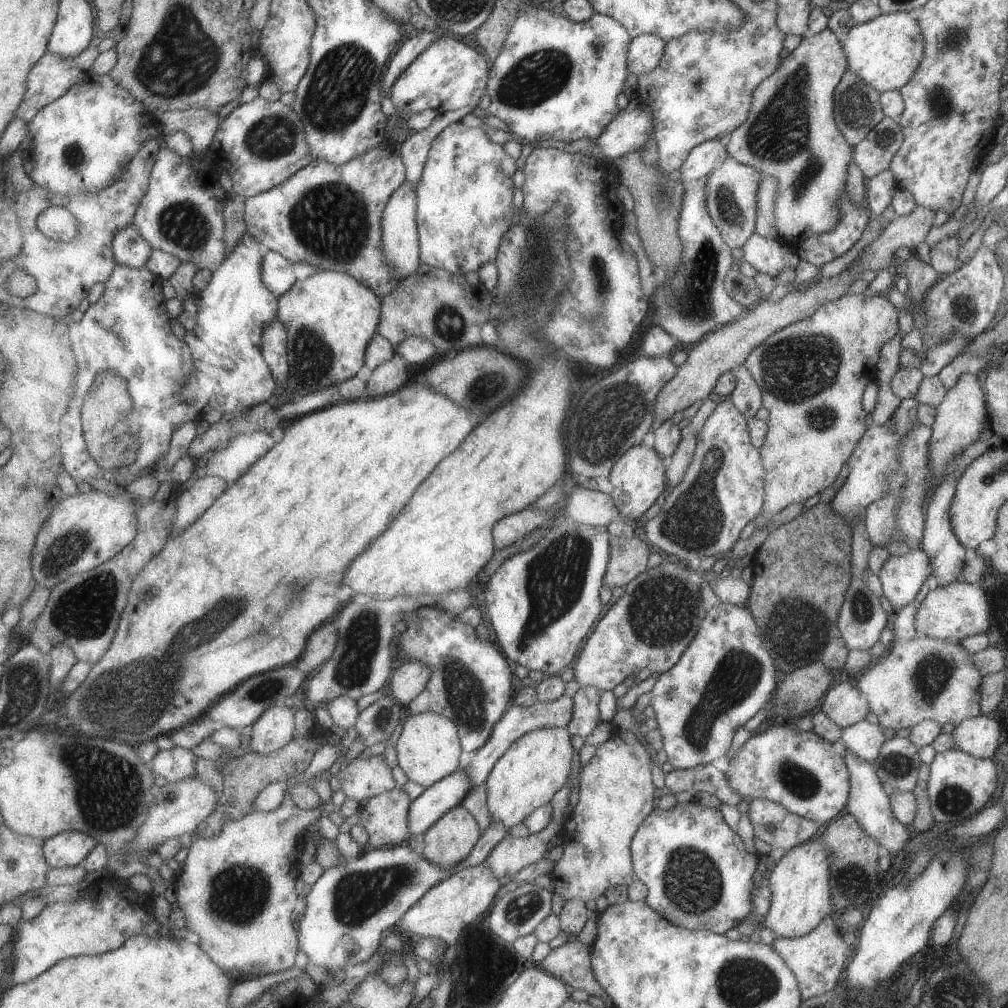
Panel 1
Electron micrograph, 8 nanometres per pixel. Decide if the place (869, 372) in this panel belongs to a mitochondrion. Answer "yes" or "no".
no

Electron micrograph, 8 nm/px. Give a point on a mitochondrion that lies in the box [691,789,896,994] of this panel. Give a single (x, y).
(848, 880)

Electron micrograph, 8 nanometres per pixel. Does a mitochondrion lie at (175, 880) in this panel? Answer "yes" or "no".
no

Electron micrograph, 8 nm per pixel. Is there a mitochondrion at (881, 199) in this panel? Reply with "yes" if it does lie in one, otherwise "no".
no

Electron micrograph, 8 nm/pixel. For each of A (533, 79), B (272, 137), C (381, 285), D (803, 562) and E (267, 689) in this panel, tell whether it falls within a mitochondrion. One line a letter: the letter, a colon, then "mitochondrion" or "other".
A: mitochondrion
B: mitochondrion
C: other
D: other
E: mitochondrion

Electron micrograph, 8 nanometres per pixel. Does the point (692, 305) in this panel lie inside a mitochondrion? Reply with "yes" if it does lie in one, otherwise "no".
yes

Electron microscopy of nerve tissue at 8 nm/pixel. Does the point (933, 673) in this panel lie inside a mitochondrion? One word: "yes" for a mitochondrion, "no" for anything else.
yes

